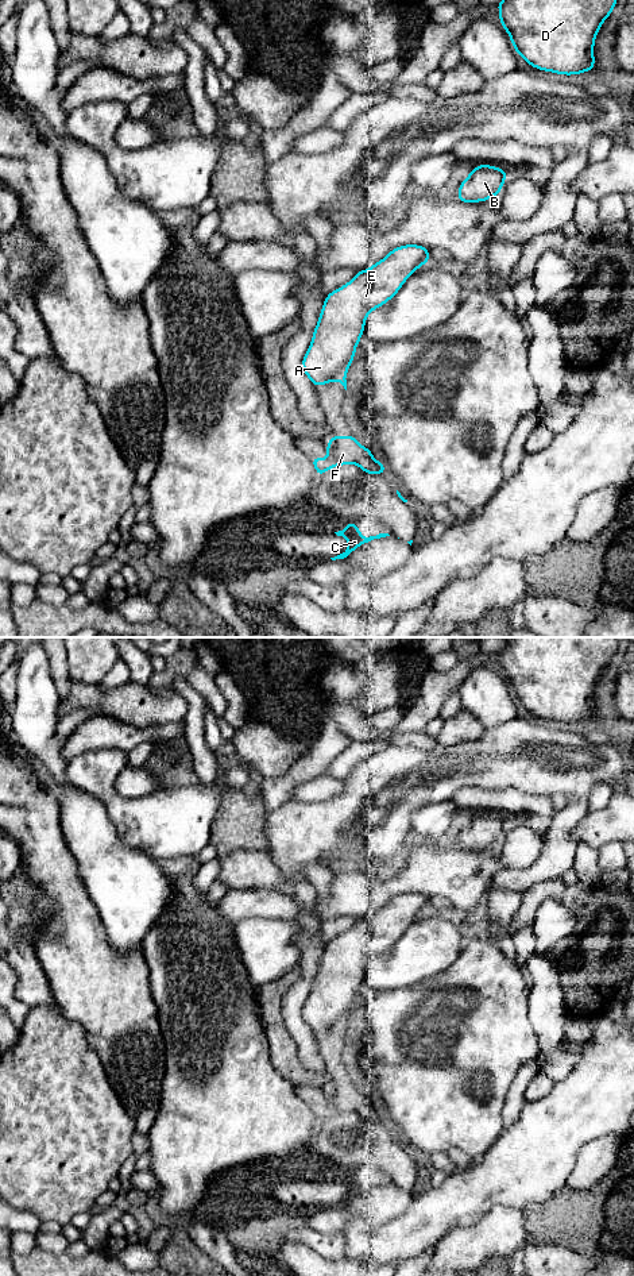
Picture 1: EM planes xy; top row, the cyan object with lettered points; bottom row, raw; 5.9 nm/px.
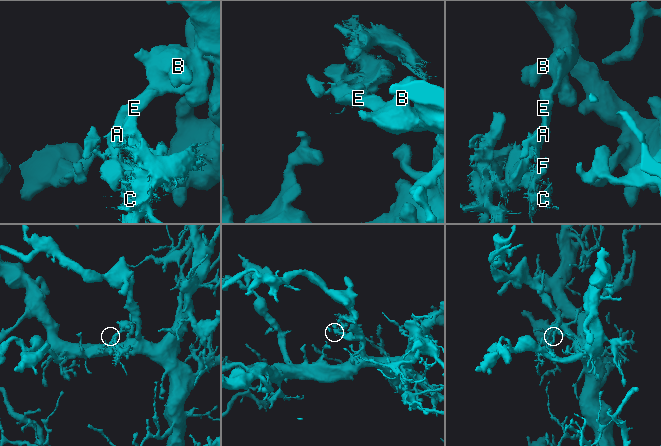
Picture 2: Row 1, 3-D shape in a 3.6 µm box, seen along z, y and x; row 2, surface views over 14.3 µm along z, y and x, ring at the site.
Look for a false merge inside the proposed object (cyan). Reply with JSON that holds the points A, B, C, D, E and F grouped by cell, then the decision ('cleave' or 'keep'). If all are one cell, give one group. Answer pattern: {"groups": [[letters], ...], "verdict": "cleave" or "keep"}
{"groups": [["A", "B", "D", "E"], ["C", "F"]], "verdict": "cleave"}

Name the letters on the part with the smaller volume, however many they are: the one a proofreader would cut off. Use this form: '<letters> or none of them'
C, F

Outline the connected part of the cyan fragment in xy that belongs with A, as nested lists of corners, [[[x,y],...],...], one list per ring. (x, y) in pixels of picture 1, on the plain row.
[[[399,894],[325,945],[304,1011],[314,1034],[326,1033],[337,1014],[351,1014],[368,961],[391,948],[429,903],[424,894]]]

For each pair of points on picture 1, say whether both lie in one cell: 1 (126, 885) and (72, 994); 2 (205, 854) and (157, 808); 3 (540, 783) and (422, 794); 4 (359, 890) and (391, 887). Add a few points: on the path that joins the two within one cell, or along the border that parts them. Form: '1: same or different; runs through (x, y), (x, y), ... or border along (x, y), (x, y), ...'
1: different; border along (89, 899), (101, 920), (108, 943), (119, 956)
2: different; border along (208, 843), (196, 855)
3: same; runs through (510, 771), (460, 771), (452, 779)
4: same; runs through (367, 890), (383, 887)

